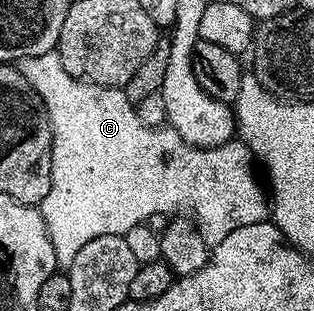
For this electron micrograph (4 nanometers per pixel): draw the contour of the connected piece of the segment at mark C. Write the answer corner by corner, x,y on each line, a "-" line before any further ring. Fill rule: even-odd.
48,51
45,55
39,55
38,57
19,60
18,66
22,77
26,77
26,81
30,81
30,85
34,89
34,93
38,93
38,97
46,109
48,120
52,126
52,180
50,181
50,193
46,193
44,200
38,204
38,210
46,221
50,245
54,245
54,257
56,258
57,268
68,268
74,261
78,249
82,249
82,245
86,245
86,241
94,241
94,237
106,237
107,235
125,236
130,229
133,229
139,223
147,223
148,218
153,216
154,213
162,213
171,217
177,213
187,213
194,220
196,230
199,231
204,242
209,245
222,242
226,237
230,237
230,233
234,233
234,229
242,229
242,225
263,223
269,218
270,199
266,194
266,187
262,182
261,176
259,179
256,176
255,169
252,168
254,156
246,144
239,141
231,141
217,147
192,147
168,125
147,127
145,123
140,121
137,108
127,99
123,89
119,87
100,87
96,83
75,79
70,73
66,73
66,69
55,51

